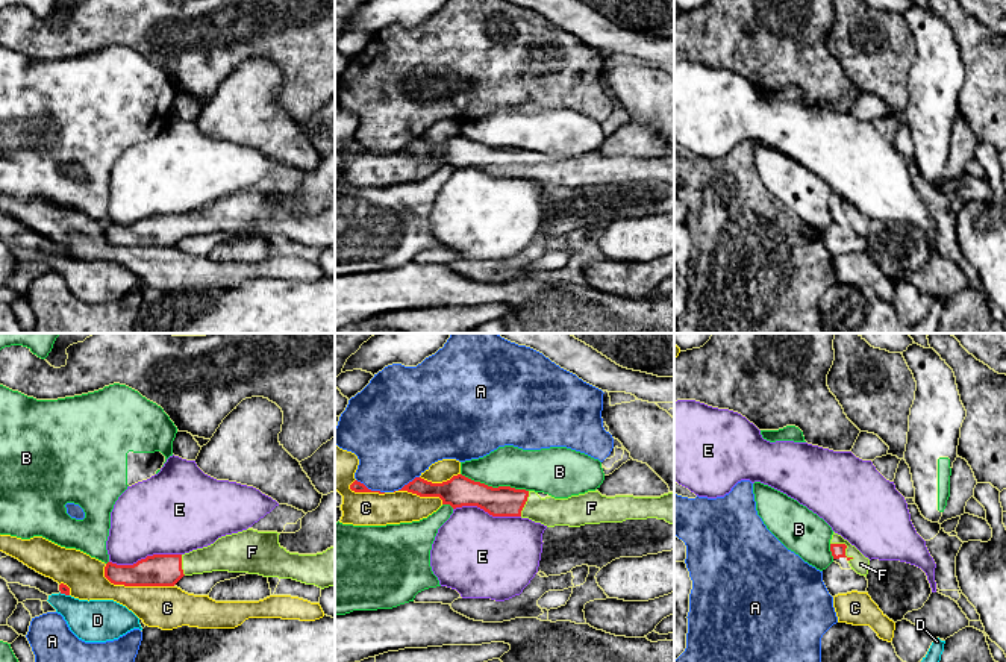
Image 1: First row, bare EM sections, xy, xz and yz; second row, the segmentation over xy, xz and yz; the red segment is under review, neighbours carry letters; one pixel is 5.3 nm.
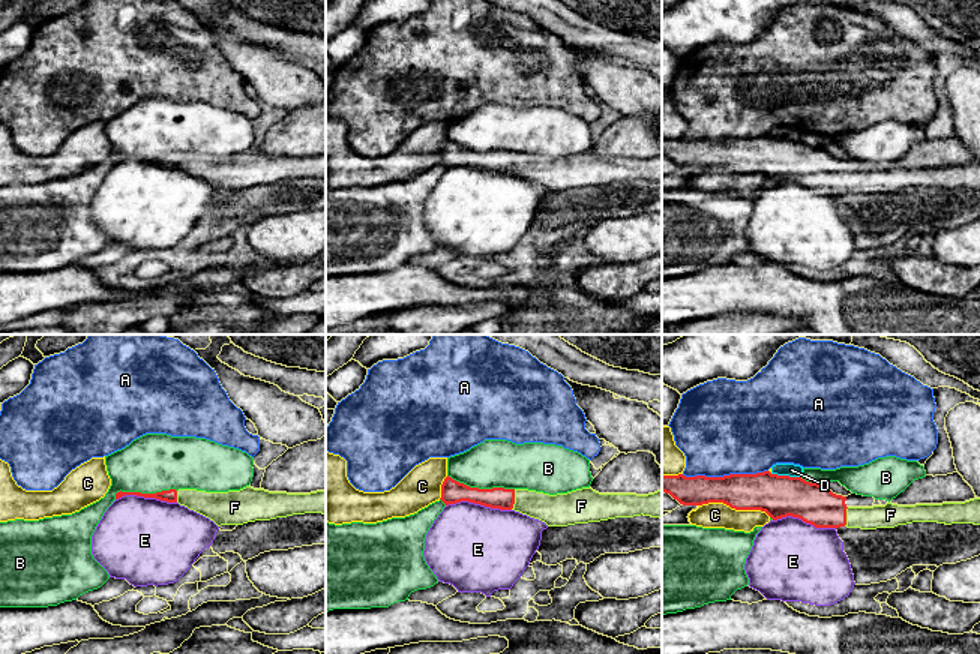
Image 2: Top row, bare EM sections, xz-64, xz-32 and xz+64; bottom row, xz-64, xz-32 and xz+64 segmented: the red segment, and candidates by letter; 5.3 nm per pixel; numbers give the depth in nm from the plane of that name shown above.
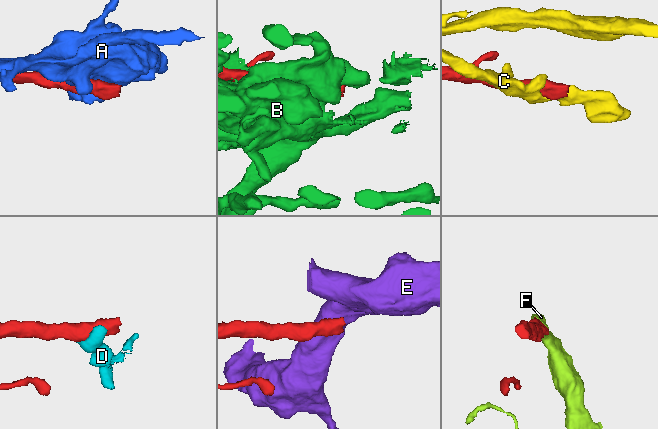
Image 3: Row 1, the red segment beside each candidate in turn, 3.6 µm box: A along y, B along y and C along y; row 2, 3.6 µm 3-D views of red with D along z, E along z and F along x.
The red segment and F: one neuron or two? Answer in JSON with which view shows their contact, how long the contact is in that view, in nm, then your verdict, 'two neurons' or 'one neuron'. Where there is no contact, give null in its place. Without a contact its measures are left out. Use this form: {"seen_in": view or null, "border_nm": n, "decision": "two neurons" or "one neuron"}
{"seen_in": "yz", "border_nm": 150, "decision": "one neuron"}

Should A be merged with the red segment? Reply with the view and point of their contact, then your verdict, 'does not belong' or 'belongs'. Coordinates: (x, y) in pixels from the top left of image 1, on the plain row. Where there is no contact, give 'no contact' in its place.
contact xz (370, 150); does not belong

